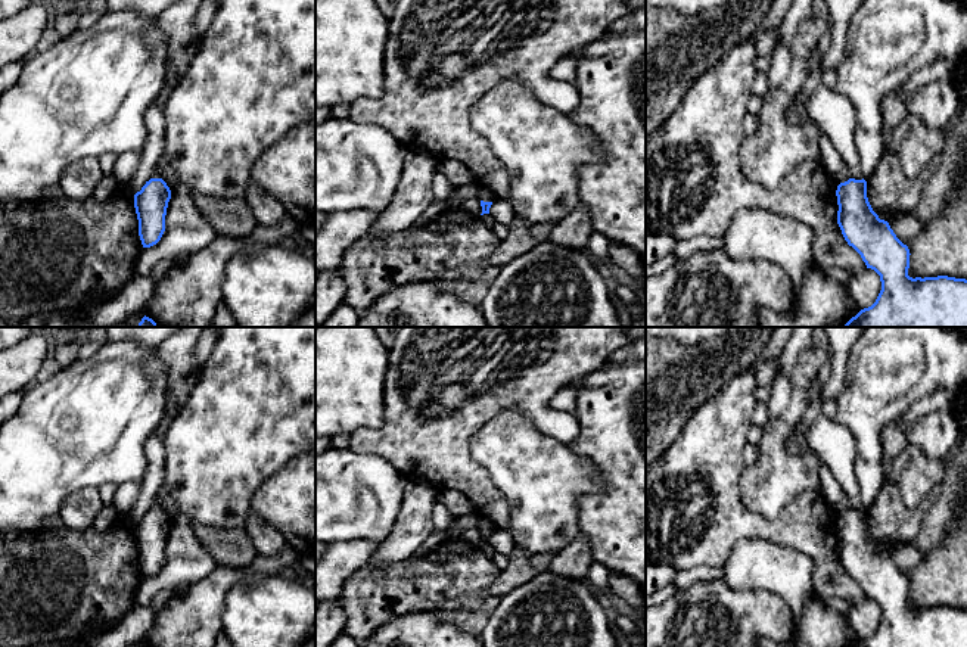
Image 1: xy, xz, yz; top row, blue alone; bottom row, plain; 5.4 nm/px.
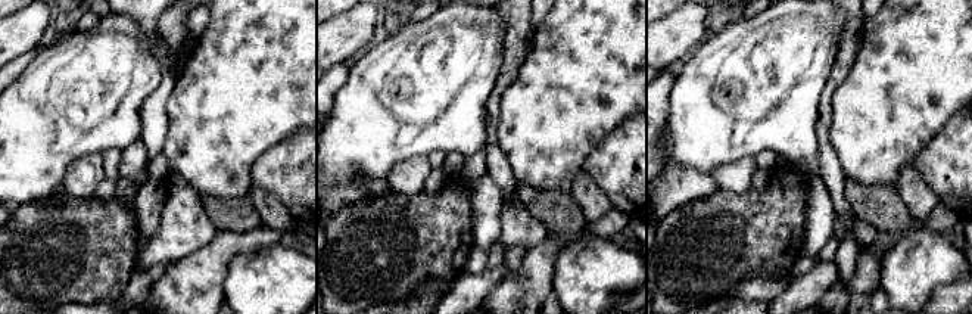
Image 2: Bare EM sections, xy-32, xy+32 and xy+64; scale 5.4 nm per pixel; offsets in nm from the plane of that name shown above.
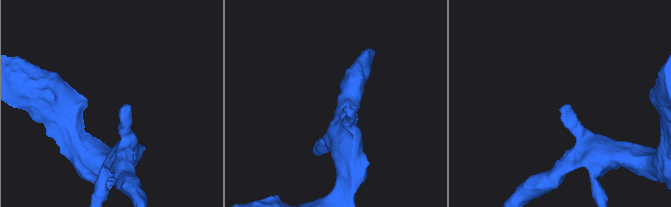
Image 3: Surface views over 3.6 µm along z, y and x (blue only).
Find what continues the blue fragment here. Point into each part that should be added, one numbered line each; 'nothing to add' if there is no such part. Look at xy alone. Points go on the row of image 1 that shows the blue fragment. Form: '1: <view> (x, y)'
nothing to add

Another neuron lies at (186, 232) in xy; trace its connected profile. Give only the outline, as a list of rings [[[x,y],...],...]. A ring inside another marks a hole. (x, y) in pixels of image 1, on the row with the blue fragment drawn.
[[[180,183],[171,190],[161,240],[140,251],[134,273],[150,276],[159,261],[175,262],[190,256],[211,245],[217,236],[196,208],[192,190]]]

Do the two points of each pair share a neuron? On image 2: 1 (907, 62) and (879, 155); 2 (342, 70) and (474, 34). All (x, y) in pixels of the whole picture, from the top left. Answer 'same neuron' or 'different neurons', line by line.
1: same neuron
2: different neurons

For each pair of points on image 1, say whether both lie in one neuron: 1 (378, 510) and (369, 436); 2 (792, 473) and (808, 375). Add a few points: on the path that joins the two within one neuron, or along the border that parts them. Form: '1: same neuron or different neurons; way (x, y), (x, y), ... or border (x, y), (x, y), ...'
1: different neurons; border (350, 448), (358, 453), (381, 456), (401, 470)
2: same neuron; way (779, 448), (779, 431), (790, 419), (799, 400)

